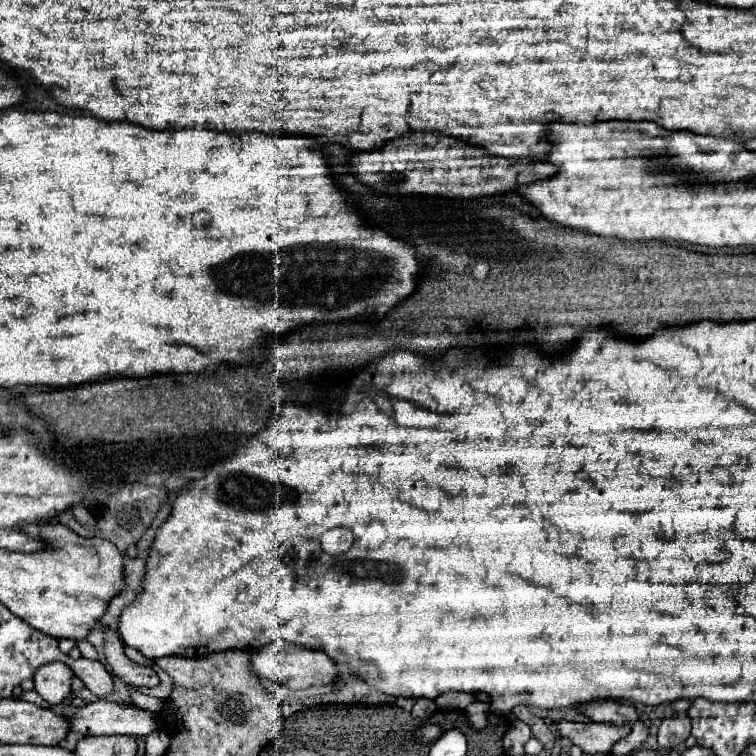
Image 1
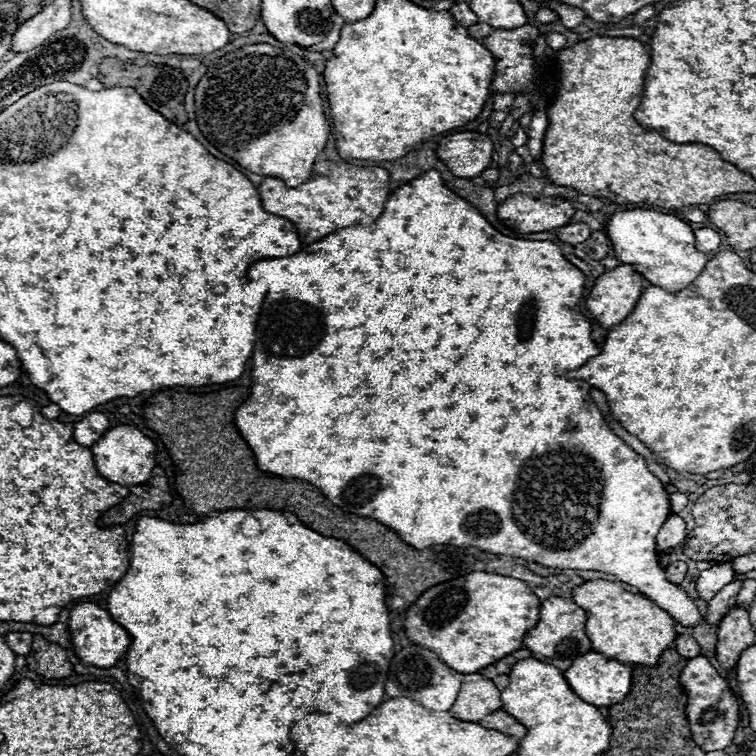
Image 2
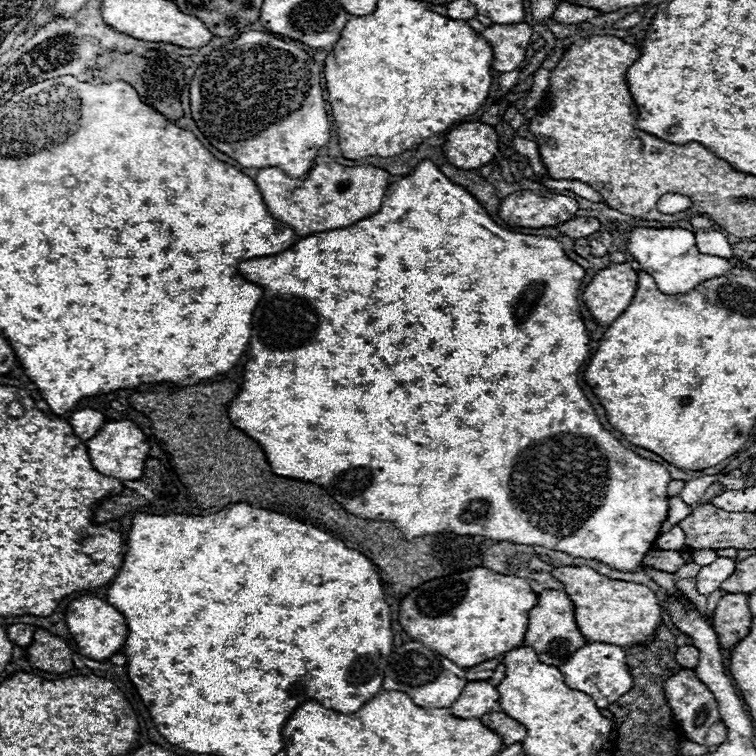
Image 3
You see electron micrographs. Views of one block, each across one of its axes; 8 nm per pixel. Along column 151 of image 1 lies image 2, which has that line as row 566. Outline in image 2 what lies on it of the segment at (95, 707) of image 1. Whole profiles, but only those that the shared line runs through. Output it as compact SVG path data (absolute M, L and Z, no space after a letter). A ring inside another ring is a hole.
M718 562L718 564L712 564L712 568L702 570L696 580L700 598L708 602L710 598L714 598L714 594L718 594L718 590L722 590L722 586L732 582L734 576L736 576L736 572L730 562Z

